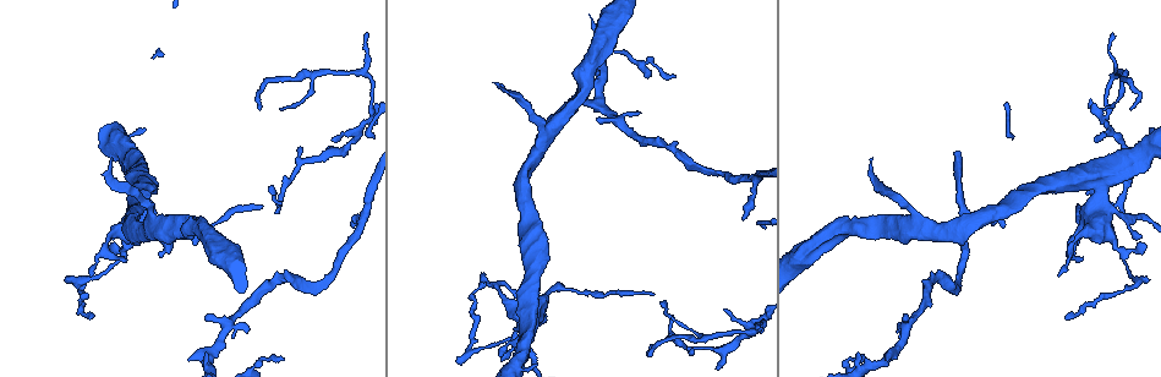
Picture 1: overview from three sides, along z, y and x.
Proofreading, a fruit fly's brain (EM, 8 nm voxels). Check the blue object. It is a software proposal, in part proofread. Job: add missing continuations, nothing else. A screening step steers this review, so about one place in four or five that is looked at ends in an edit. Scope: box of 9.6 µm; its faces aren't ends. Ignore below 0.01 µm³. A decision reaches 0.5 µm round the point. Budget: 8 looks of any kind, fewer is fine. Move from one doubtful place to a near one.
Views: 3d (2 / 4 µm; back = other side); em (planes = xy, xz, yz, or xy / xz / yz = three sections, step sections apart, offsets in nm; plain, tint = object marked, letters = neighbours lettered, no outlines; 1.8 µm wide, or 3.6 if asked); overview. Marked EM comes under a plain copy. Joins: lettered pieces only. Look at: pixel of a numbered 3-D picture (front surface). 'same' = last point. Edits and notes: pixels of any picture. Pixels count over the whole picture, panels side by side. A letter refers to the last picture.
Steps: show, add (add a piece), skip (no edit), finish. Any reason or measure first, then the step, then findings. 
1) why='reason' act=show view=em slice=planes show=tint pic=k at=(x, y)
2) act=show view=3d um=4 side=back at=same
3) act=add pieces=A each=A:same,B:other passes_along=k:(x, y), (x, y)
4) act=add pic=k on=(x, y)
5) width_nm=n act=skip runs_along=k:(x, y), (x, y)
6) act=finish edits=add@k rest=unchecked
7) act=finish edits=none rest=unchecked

why='side arm on a straight run' act=show view=3d um=2 pic=1 at=(362, 215)

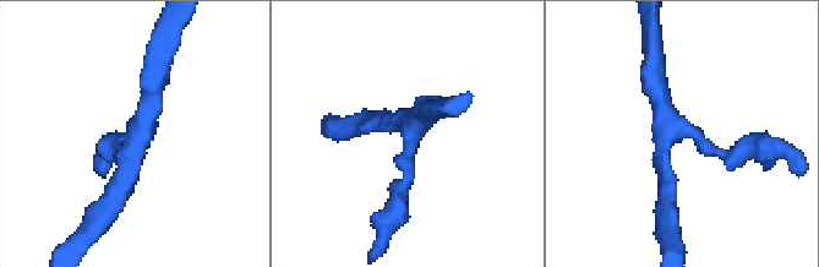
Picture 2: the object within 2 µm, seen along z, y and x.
arms=3 arm_widths_nm=160,170,190 why='now the EM' act=show view=em slice=yz step=16 show=tint pic=2 at=(664, 142)

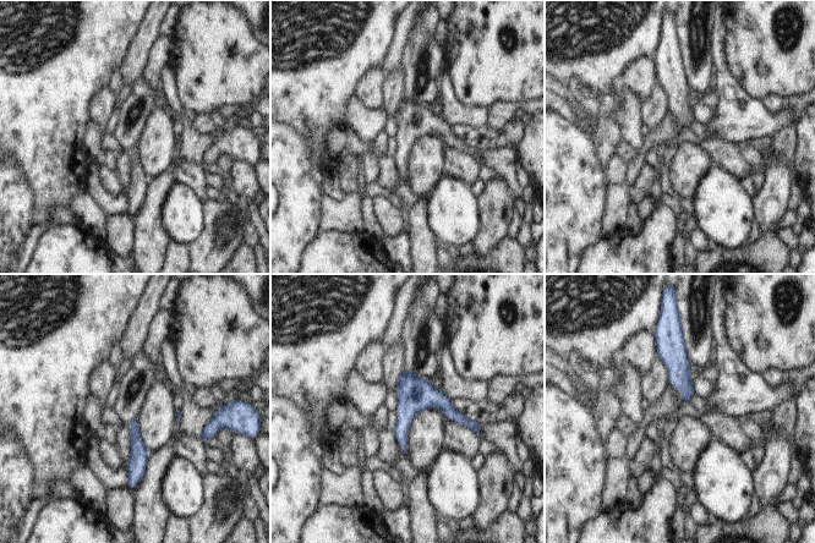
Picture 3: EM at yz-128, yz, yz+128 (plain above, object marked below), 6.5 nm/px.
why='another direction' act=show view=em slice=xy step=4 show=letters at=same

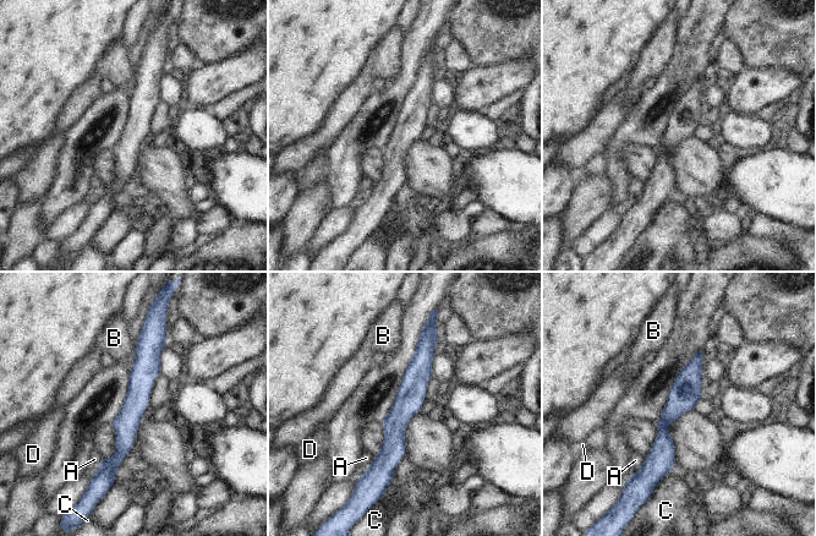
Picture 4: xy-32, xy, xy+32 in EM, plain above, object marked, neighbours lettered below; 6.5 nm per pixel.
act=skip each=A:other,B:other,C:other,D:other runs_along=4:(423, 338), (387, 480) found='no lettered piece goes on from it'

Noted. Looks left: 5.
why='branch stops here' act=show view=em slice=xz step=8 show=tint pic=1 at=(861, 362)

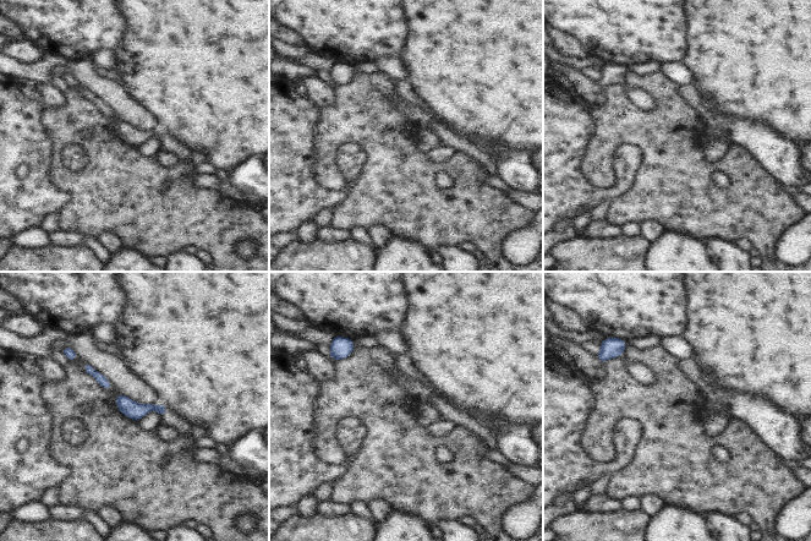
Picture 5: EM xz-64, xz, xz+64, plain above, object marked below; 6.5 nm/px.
why='another direction' act=show view=em slice=planes show=letters at=same

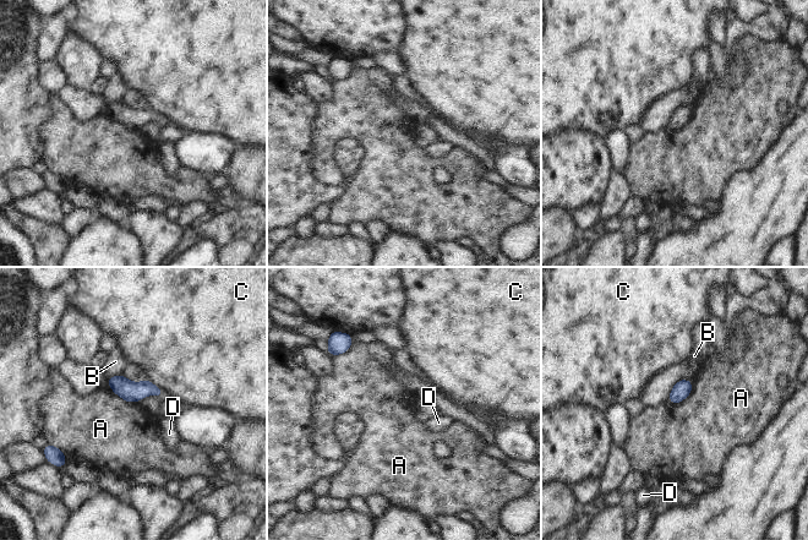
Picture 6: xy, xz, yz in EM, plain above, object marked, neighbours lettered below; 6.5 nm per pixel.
act=skip each=A:other,B:other,C:other,D:other found='none of them fits'

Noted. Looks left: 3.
why='free end' act=show view=3d um=4 pic=1 at=(188, 360)

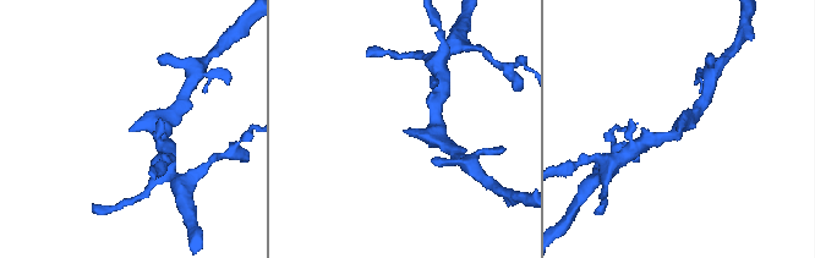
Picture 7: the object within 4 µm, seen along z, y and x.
arm_widths_nm=220,220 act=show view=em slice=yz step=16 show=tint pic=7 at=(130, 131)

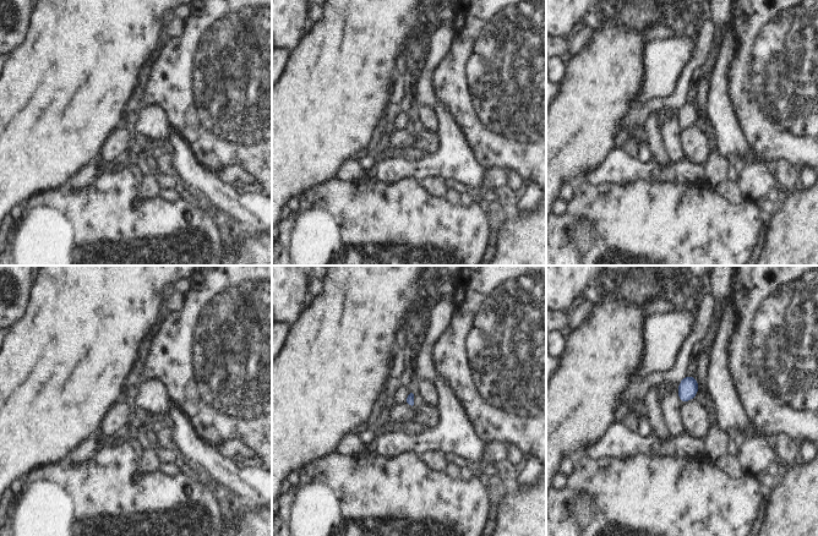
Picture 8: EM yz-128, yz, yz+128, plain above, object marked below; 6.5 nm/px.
act=show view=em slice=planes show=letters at=same

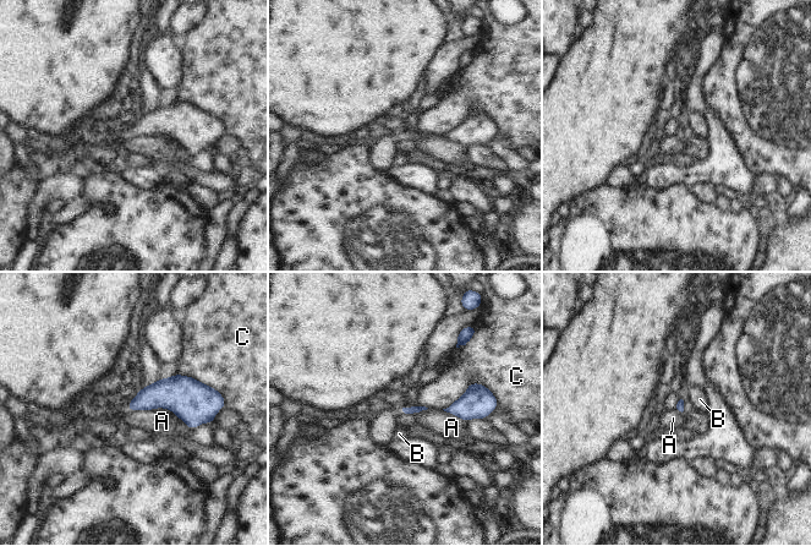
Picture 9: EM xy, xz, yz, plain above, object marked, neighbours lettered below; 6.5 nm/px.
longest_contact=C:340nm act=skip each=A:other,B:other,C:other border=9:(126, 408), (130, 410), (166, 409) found='no lettered piece goes on from it'

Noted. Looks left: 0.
act=finish edits=none rest=unchecked

